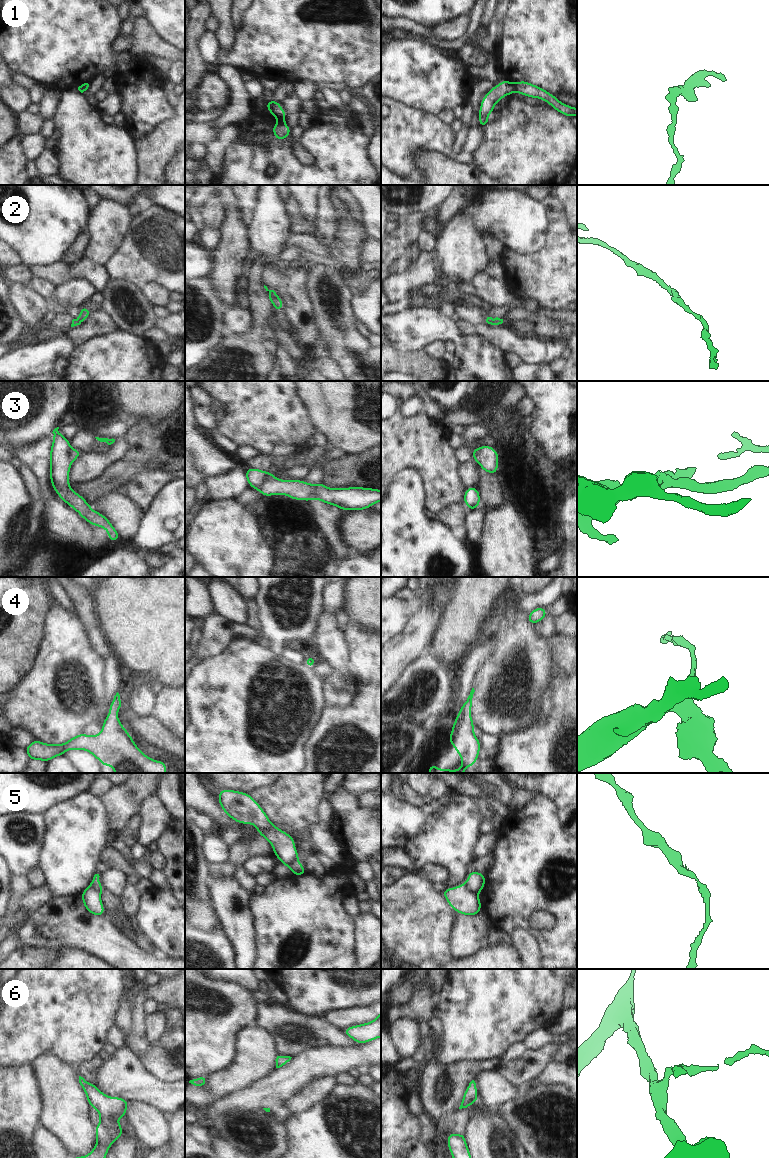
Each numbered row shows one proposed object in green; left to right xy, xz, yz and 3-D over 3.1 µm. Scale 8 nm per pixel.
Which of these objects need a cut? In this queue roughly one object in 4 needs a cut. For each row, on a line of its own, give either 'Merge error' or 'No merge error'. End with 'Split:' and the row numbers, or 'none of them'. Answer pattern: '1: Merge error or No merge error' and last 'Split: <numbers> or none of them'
1: Merge error
2: No merge error
3: Merge error
4: No merge error
5: Merge error
6: No merge error
Split: 1, 3, 5.

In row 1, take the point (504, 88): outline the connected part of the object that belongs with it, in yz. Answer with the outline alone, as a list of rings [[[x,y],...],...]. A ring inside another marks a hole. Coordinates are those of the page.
[[[504,79],[498,85],[495,85],[483,98],[478,113],[479,126],[485,127],[489,124],[488,115],[494,111],[494,106],[506,95],[512,95],[514,84]]]

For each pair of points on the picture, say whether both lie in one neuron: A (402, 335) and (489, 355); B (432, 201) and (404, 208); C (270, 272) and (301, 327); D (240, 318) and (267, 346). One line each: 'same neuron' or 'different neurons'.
A: same neuron
B: same neuron
C: same neuron
D: different neurons

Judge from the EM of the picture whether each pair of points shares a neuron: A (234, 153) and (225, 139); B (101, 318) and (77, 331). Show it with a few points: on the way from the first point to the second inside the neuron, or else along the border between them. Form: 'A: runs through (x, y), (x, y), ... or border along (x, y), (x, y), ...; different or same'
A: border along (235, 123), (237, 135), (225, 150), (220, 167); different
B: runs through (95, 321), (83, 331); same

